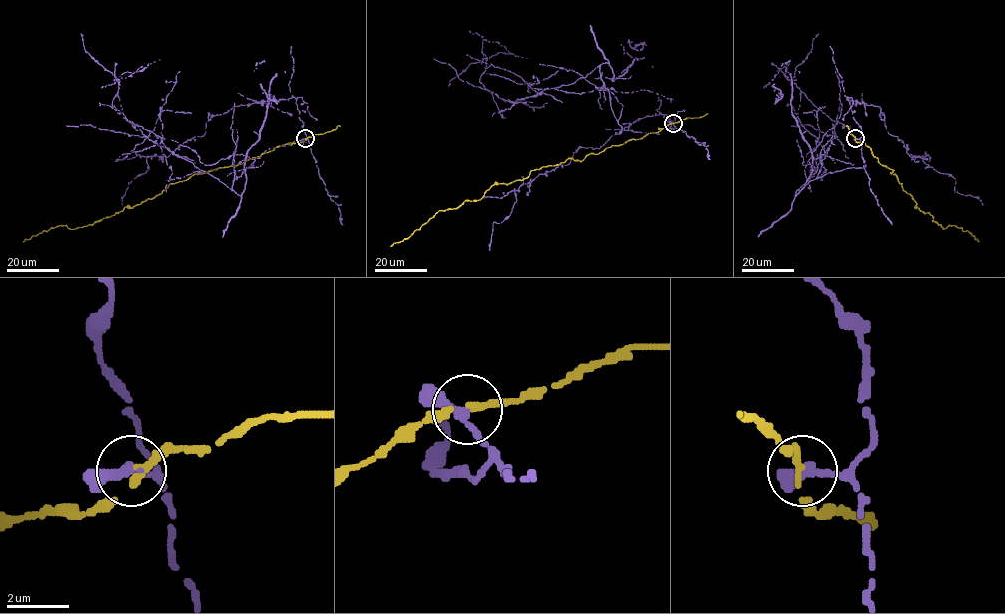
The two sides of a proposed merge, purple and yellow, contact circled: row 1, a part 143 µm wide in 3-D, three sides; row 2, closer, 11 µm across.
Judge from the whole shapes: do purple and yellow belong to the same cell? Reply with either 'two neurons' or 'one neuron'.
two neurons

